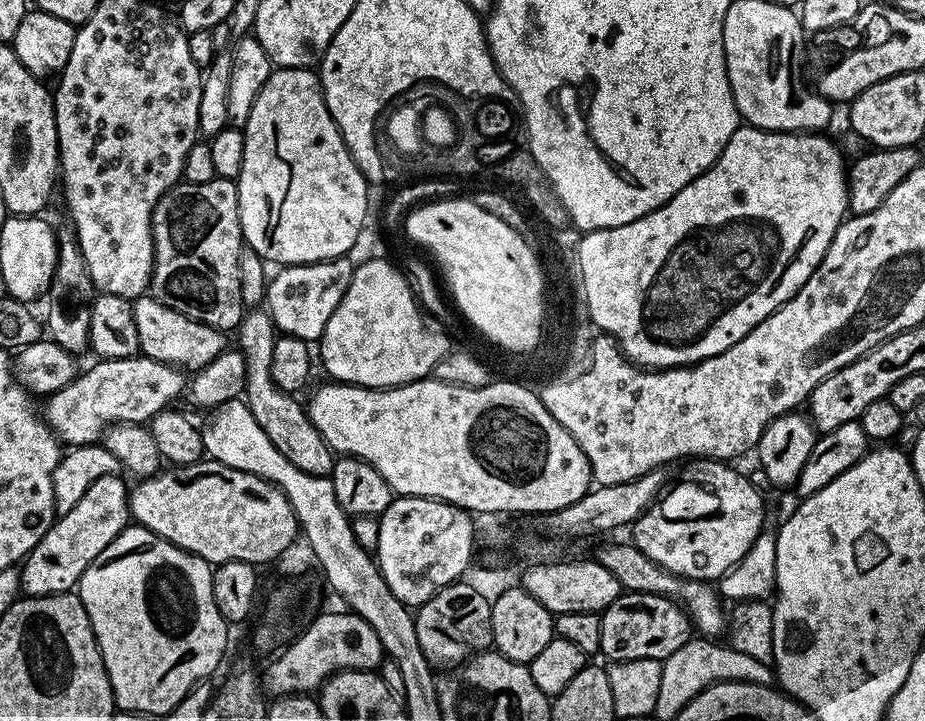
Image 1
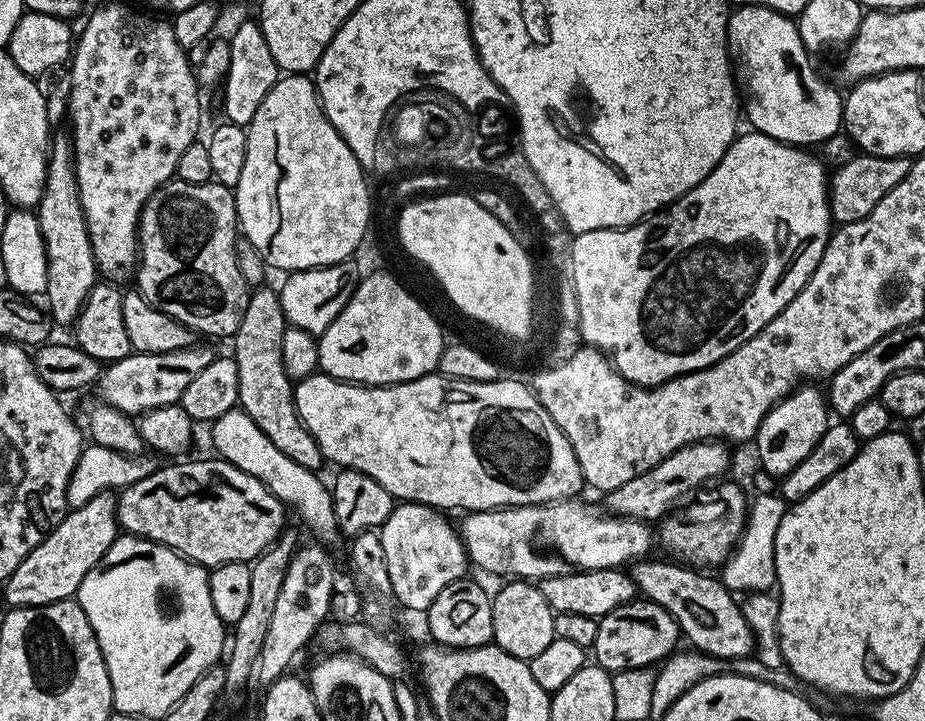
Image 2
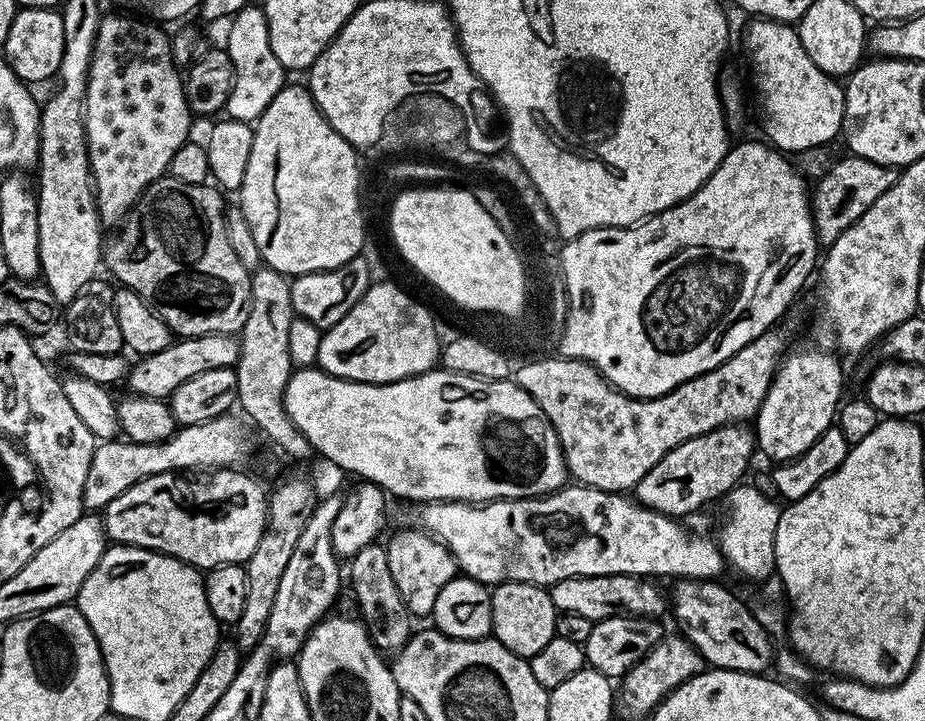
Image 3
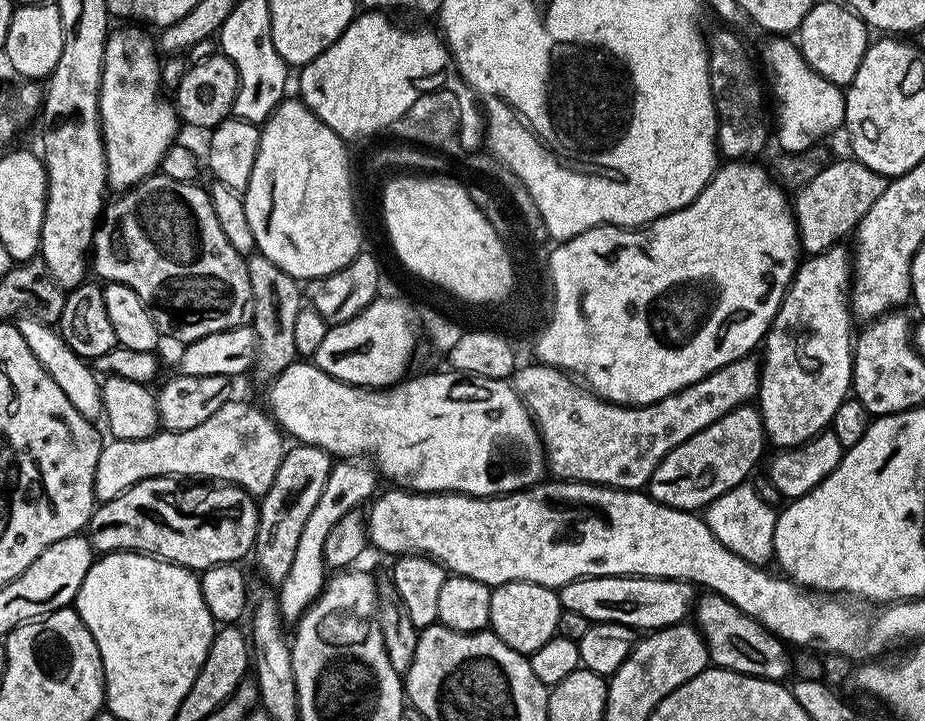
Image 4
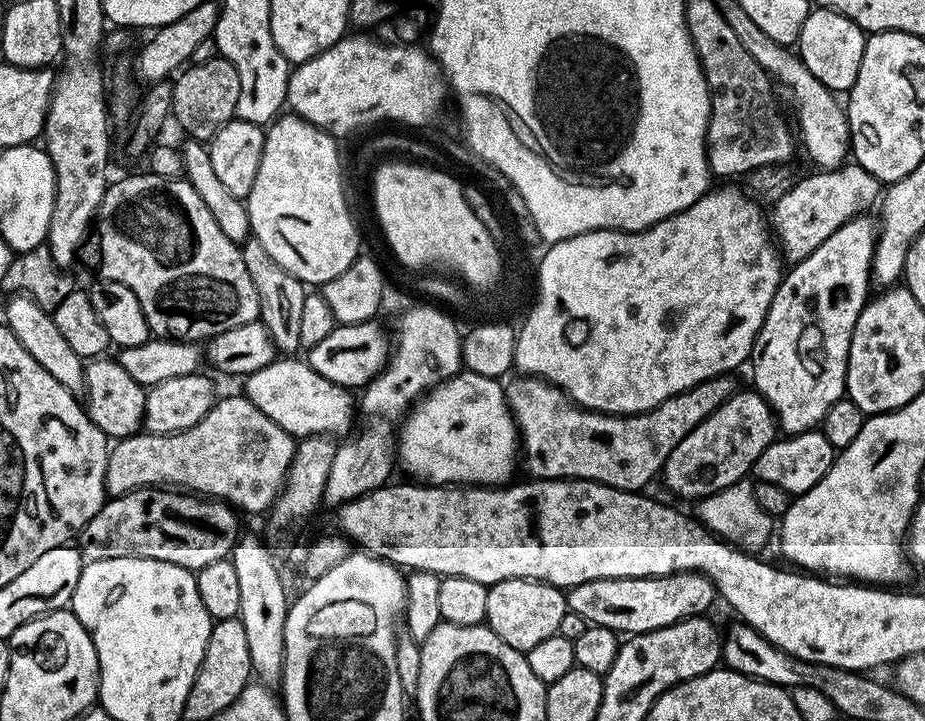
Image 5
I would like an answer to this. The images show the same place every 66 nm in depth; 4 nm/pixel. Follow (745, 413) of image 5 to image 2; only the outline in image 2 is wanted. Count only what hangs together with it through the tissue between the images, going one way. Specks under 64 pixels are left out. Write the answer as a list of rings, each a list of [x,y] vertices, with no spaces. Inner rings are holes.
[[[724,442],[687,444],[686,447],[679,448],[677,452],[667,456],[662,462],[658,462],[658,466],[646,470],[646,474],[638,474],[638,478],[630,478],[630,482],[618,486],[618,490],[607,493],[603,497],[605,504],[603,507],[611,515],[624,516],[627,520],[659,522],[681,501],[688,498],[683,496],[690,495],[695,488],[700,488],[703,484],[711,485],[723,477],[720,475],[727,470],[728,463],[732,460],[728,448],[729,445]]]

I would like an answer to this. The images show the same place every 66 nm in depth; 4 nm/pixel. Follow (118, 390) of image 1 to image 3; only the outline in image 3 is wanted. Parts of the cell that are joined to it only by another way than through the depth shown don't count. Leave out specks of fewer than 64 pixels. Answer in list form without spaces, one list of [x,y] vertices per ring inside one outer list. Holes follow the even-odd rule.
[[[219,332],[205,336],[185,336],[166,346],[166,350],[158,350],[158,354],[137,359],[131,365],[126,377],[131,391],[137,396],[168,400],[182,382],[190,382],[197,374],[206,374],[206,370],[222,370],[231,368],[240,357],[240,342],[235,335]]]

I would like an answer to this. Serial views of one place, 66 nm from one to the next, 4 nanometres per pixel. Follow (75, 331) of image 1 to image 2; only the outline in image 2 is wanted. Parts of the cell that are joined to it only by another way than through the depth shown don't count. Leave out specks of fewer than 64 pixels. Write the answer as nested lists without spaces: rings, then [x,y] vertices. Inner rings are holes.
[[[56,134],[51,137],[42,198],[34,213],[40,223],[42,242],[45,243],[46,286],[43,295],[48,298],[46,308],[57,325],[71,325],[79,316],[90,290],[98,283],[94,250],[90,246],[82,202],[78,198],[71,135]]]

